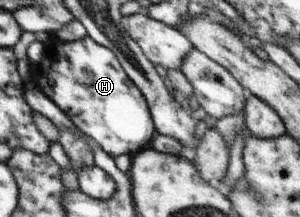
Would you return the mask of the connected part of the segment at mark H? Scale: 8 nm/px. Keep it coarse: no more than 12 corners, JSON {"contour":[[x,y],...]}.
{"contour":[[52,37],[42,93],[110,156],[156,130],[112,49]]}

